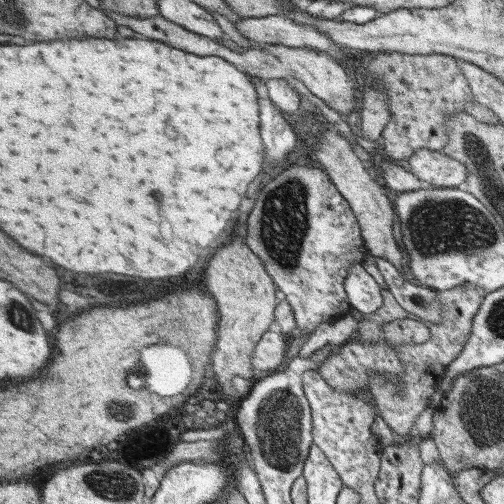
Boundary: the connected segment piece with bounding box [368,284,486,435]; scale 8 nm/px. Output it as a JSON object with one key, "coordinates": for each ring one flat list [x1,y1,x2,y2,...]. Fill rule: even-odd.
{"coordinates":[[472,284,453,286,448,291,441,290,436,293,442,304,442,321,435,324,422,320,423,324,427,324,428,331,431,332,431,338,429,337,427,342,417,345,387,344,398,354,404,366,404,372,398,376,388,376,388,374,380,376,375,372,370,372,368,390,373,398,376,414,388,423,393,432,400,435,409,434,416,418,428,406,431,394,435,392,435,384,441,380,444,369,462,352,464,342,472,332,473,318,480,310,482,299,486,295,481,290,475,289]]}

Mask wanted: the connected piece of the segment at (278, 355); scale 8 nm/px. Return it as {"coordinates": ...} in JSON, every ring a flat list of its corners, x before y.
{"coordinates":[[266,332,264,338,257,345,254,354,254,367,259,370,267,370,269,373,284,368,287,362,287,344,281,333]]}

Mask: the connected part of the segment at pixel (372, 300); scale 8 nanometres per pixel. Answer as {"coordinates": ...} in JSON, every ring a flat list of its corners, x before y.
{"coordinates":[[352,264,345,276,347,303,362,314,375,312,383,302,380,288,361,264]]}

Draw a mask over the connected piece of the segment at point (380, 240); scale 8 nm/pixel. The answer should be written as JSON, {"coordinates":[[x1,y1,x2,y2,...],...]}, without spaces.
{"coordinates":[[330,125,327,130,323,130,317,135,318,141,312,147,313,156,319,158,319,163,329,173,332,181,341,191,341,195,347,200,350,207,361,226,362,238,365,242,367,254,384,258,388,260,394,267,401,268,399,262,403,258,403,254,399,252,393,236,391,236,391,224,393,224,393,208,391,202,387,200,387,196,383,196,379,184,375,180,371,180,371,176,367,174,367,170,363,168,361,160,353,154,351,144,345,140,345,136,341,136,337,130]]}

